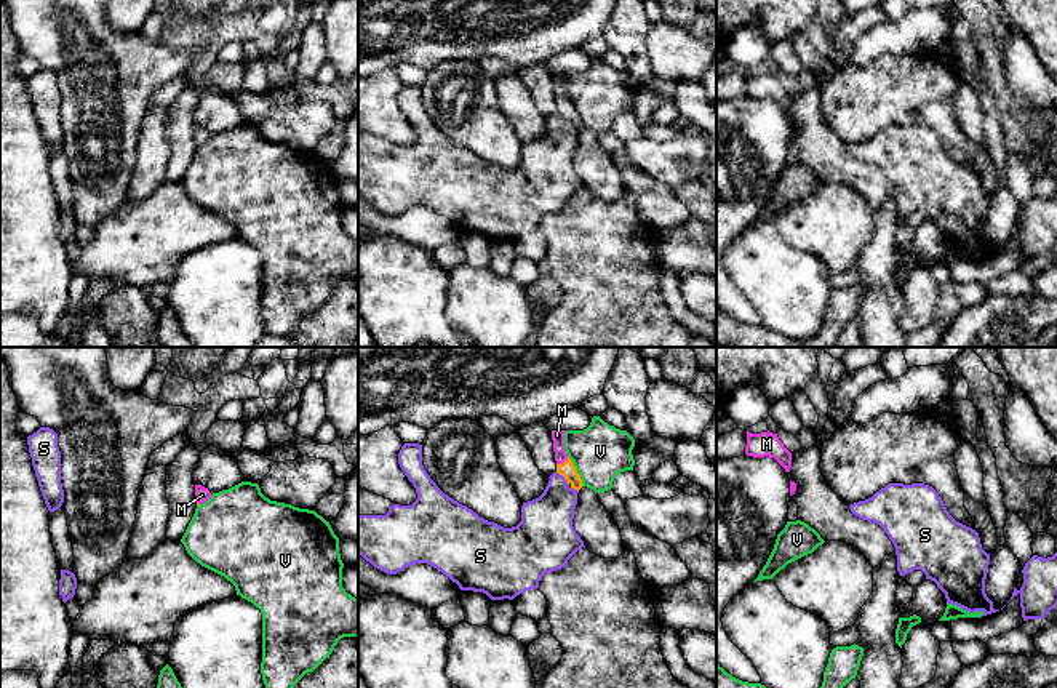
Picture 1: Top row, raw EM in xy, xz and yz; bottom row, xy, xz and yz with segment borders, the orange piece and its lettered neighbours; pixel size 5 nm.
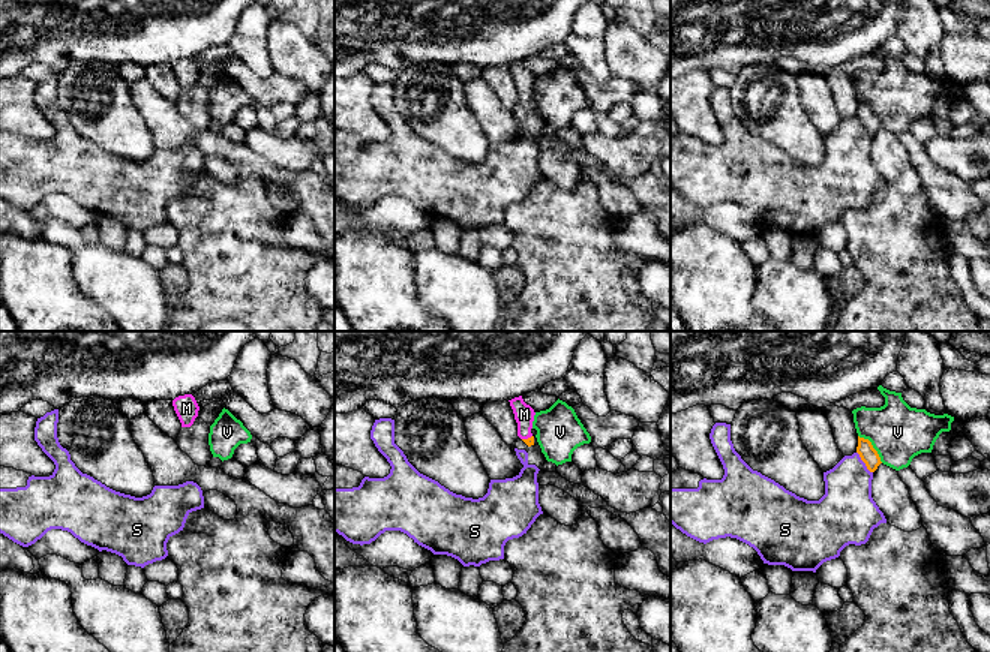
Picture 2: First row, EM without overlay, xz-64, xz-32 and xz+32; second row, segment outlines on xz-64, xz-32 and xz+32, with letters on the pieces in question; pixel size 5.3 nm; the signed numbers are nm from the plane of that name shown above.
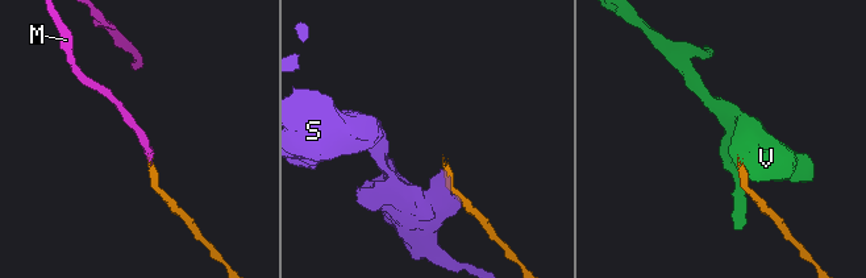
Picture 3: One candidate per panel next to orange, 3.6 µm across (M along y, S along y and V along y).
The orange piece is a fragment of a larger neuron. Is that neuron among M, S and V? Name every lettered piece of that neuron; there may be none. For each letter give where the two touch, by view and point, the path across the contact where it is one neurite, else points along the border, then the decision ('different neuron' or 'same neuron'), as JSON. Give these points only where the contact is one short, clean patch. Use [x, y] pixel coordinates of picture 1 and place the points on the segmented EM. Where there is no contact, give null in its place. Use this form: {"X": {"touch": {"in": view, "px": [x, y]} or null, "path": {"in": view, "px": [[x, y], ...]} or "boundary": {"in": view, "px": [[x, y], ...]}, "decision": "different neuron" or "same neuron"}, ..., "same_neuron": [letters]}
{"M": {"touch": {"in": "xz", "px": [563, 463]}, "path": {"in": "xz", "px": [[566, 469], [563, 463], [557, 436]]}, "decision": "same neuron"}, "S": {"touch": {"in": "xz", "px": [563, 476]}, "boundary": {"in": "xz", "px": [[557, 471], [568, 482]]}, "decision": "different neuron"}, "V": {"touch": {"in": "xz", "px": [576, 471]}, "boundary": {"in": "xz", "px": [[568, 456], [584, 485]]}, "decision": "different neuron"}, "same_neuron": ["M"]}

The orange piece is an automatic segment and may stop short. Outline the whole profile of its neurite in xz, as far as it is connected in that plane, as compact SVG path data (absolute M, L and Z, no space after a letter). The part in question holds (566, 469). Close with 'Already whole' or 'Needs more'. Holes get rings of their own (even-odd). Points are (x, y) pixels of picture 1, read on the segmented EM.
M561 429L552 430L556 472L566 478L571 488L579 491L584 485L572 461L568 458L564 451L564 432L566 430Z. Needs more

